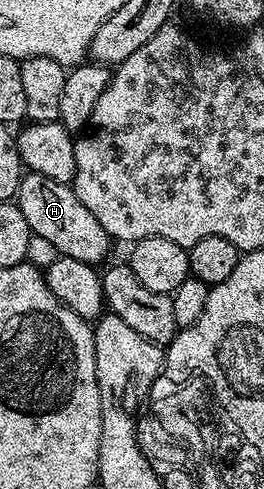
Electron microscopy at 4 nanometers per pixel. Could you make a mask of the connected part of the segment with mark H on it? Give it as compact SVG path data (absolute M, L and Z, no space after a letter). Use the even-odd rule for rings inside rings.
M24 172L19 179L17 204L21 215L25 215L25 223L29 223L32 234L49 239L57 247L60 257L81 259L81 263L98 266L99 261L108 260L107 252L113 246L113 238L97 223L93 211L77 199L71 185L57 183L57 179L49 179L45 175Z

